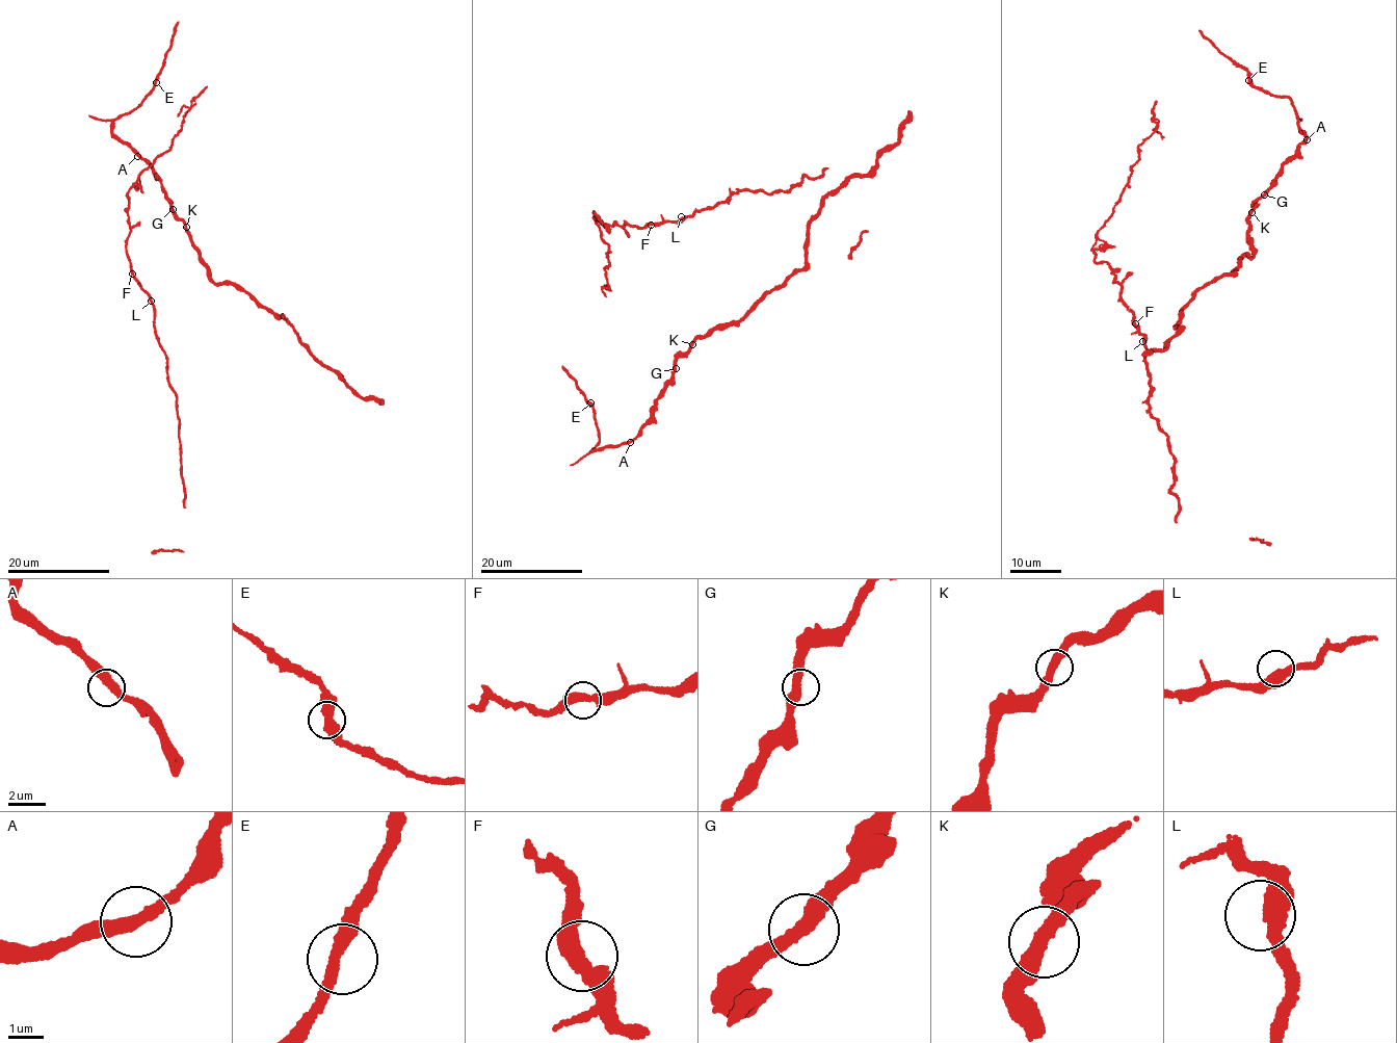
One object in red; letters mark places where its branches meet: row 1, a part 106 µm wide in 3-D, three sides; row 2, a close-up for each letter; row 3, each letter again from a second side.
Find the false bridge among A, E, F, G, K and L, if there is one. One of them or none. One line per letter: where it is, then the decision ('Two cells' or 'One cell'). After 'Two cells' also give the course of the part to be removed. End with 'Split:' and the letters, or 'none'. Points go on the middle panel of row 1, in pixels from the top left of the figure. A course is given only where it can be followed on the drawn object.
A: Place: (630, 442). One cell
E: Place: (590, 402). One cell
F: Place: (651, 225). One cell
G: Place: (676, 368). One cell
K: Place: (692, 344). One cell
L: Place: (681, 216). One cell
Split: none

